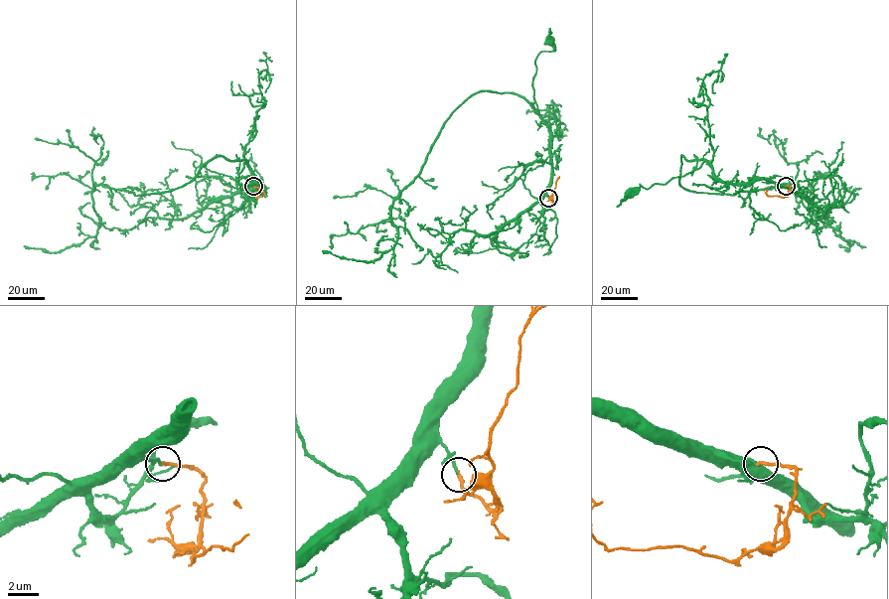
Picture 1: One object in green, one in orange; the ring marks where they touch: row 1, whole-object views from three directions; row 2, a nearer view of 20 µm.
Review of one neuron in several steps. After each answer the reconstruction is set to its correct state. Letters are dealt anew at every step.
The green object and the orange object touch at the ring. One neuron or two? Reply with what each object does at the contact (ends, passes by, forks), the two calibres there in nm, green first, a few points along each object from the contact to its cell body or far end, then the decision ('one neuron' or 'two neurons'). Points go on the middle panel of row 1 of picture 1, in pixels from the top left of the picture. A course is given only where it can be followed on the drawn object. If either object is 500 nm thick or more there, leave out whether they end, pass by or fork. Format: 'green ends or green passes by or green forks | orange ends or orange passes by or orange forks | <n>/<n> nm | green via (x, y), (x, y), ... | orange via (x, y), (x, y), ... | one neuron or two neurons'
green ends | orange ends | 160/240 nm | green via (548, 198), (550, 128), (538, 114), (532, 77), (536, 57), (555, 46), (548, 40) | orange via (548, 198), (553, 202), (557, 179) | one neuron

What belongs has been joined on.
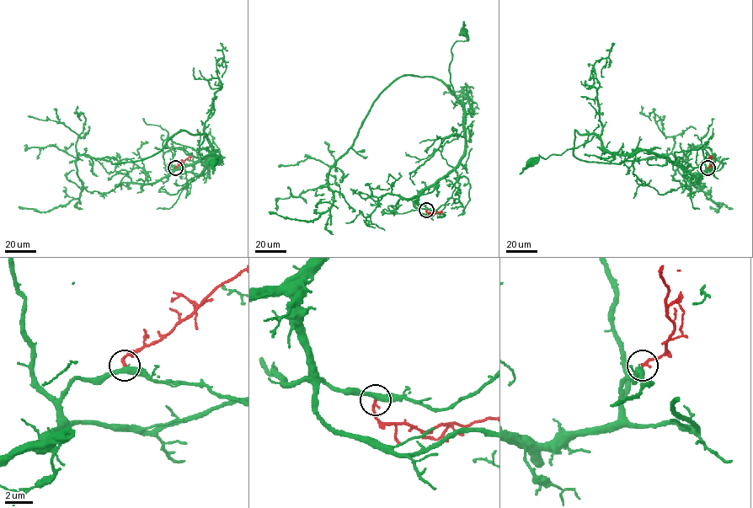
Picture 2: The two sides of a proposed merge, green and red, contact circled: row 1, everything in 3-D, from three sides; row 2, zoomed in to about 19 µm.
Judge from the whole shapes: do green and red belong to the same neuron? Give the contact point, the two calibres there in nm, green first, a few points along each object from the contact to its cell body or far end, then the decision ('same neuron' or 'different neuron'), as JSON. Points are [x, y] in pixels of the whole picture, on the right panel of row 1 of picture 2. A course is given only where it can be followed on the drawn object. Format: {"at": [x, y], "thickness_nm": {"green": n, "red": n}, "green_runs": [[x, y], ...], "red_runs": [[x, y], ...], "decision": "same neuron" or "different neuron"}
{"at": [707, 168], "thickness_nm": {"green": 400, "red": 220}, "green_runs": [[707, 168], [694, 176], [646, 151], [610, 153], [595, 136], [560, 155], [544, 158], [539, 155], [529, 162]], "red_runs": [[707, 168], [712, 163], [710, 157], [712, 160]], "decision": "same neuron"}

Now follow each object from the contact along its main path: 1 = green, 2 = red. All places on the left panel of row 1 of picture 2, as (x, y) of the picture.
1: (175, 168), (167, 176), (214, 153), (205, 136), (199, 153), (201, 158), (217, 157), (212, 162)
2: (175, 168), (189, 157), (190, 160)

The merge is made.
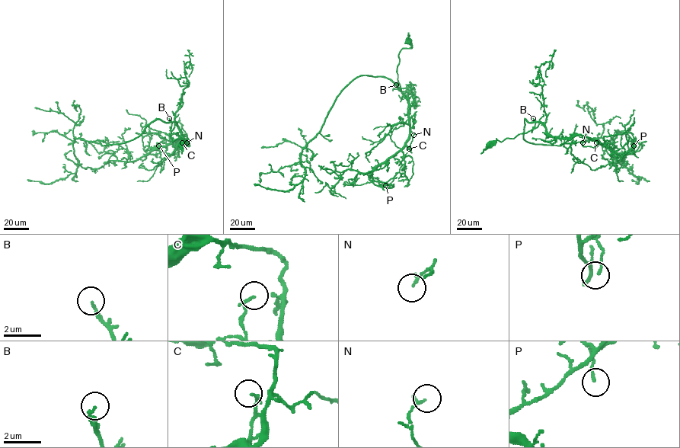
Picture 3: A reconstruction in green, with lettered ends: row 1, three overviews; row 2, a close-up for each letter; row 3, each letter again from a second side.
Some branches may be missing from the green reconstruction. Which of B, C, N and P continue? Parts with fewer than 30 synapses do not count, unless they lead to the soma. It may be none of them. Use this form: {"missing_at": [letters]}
{"missing_at": ["B"]}

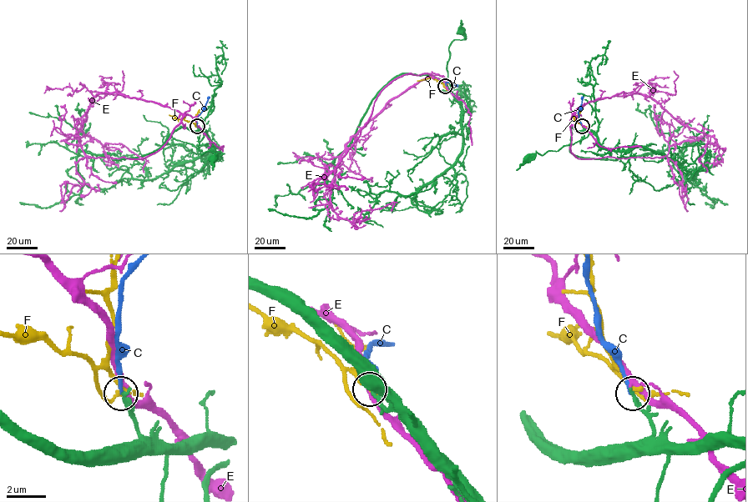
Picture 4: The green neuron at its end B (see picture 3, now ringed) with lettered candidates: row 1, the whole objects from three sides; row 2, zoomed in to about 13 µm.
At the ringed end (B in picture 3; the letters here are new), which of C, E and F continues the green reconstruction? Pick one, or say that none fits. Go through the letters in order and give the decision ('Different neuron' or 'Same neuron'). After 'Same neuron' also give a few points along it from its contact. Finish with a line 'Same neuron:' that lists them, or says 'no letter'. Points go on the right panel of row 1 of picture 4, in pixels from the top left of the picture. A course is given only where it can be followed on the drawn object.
C: Different neuron
E: Different neuron
F: Same neuron. Its course: (582, 126), (573, 118), (577, 115)
Same neuron: F

